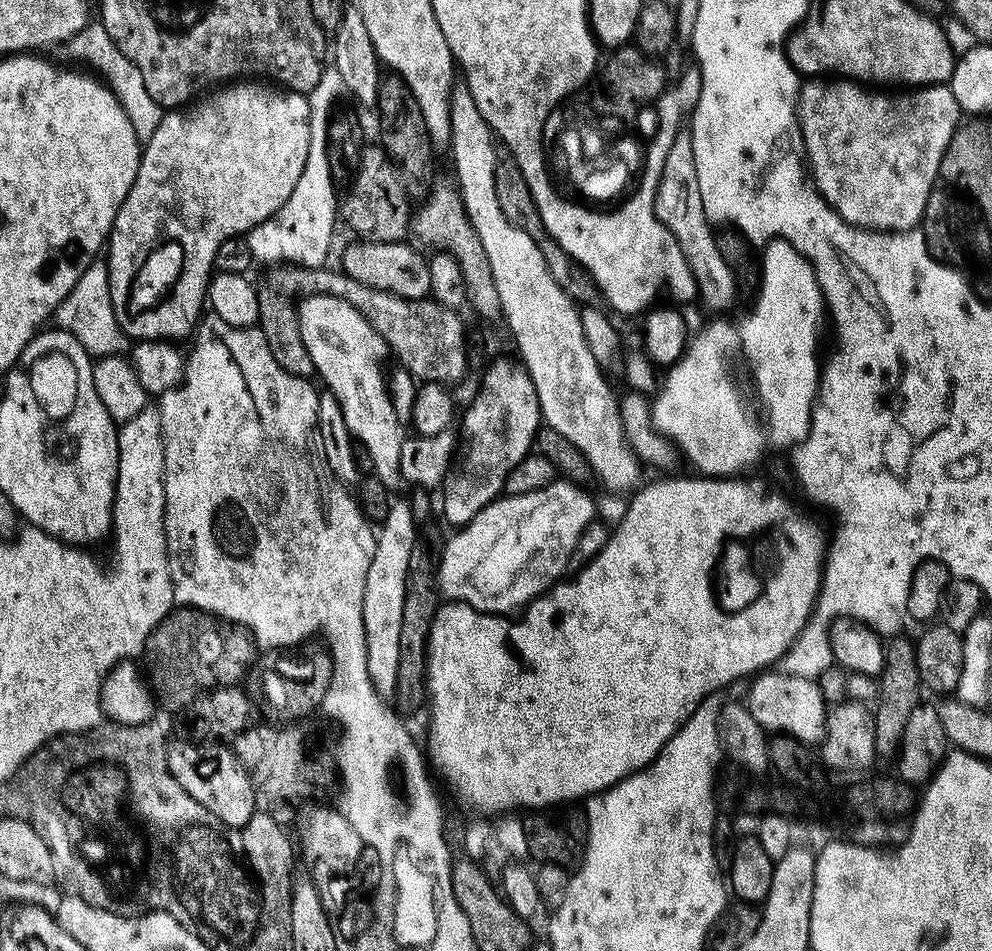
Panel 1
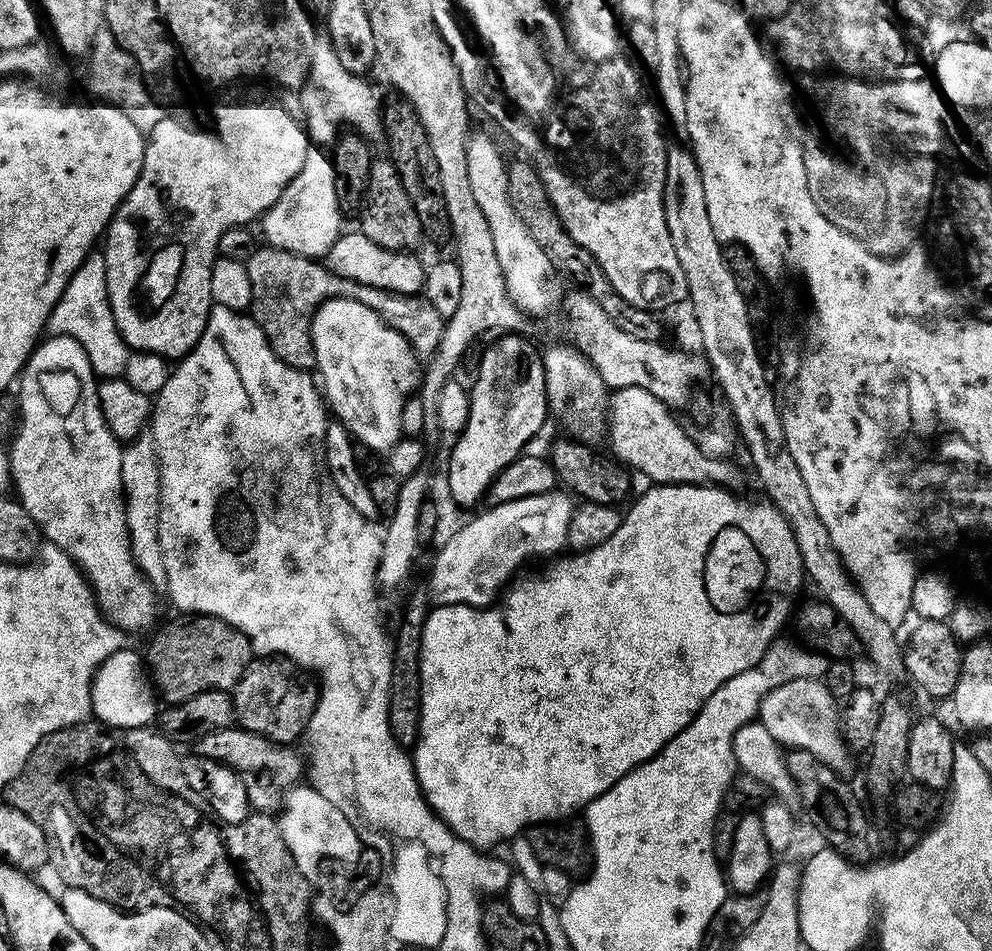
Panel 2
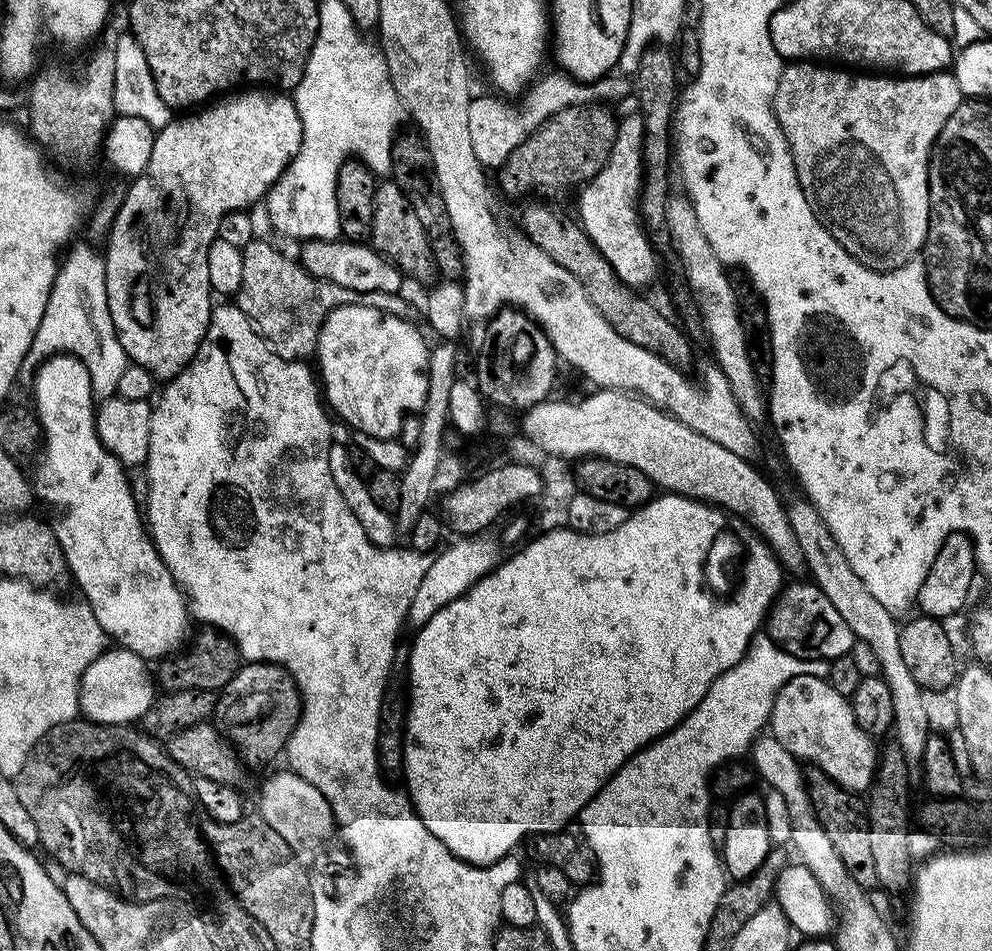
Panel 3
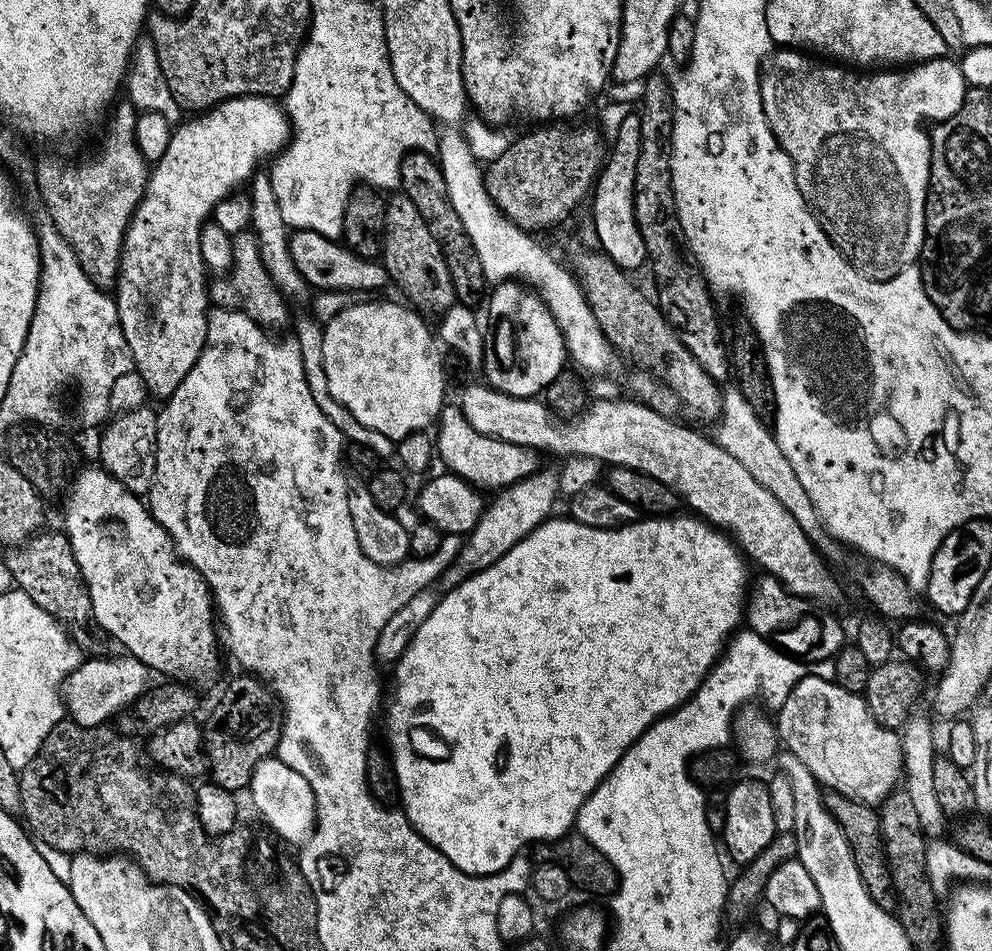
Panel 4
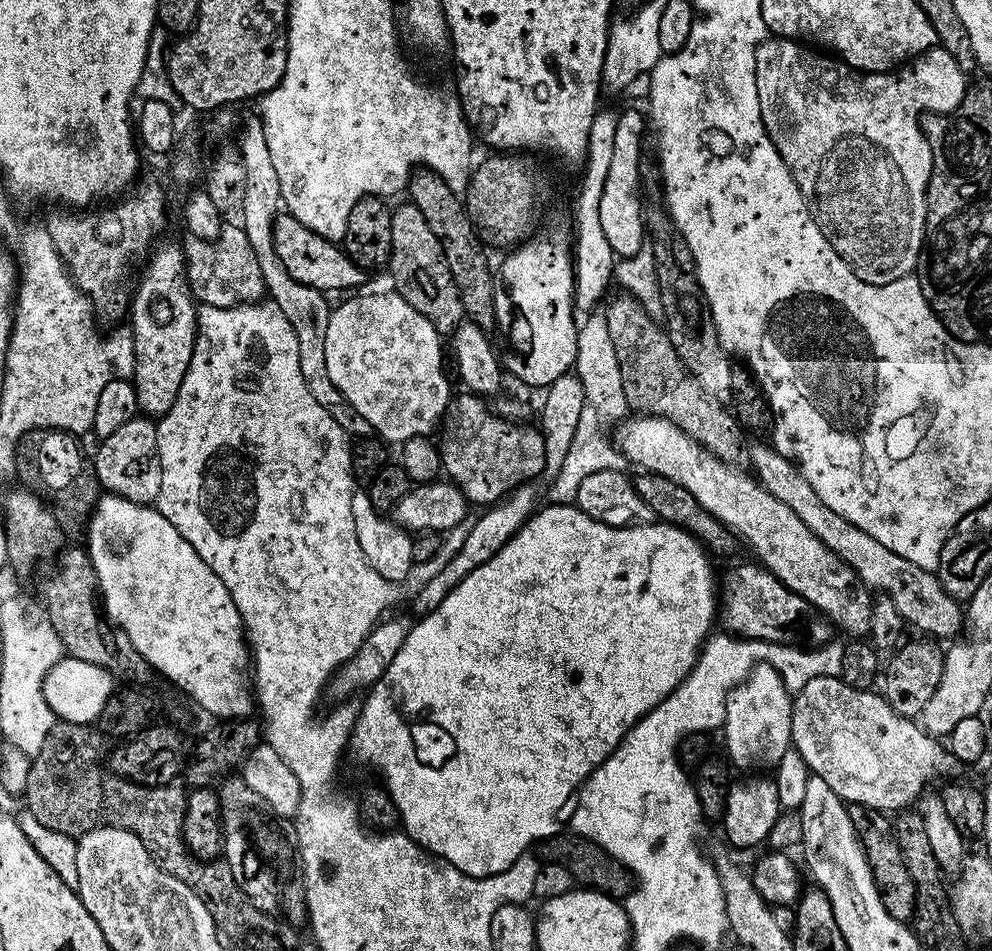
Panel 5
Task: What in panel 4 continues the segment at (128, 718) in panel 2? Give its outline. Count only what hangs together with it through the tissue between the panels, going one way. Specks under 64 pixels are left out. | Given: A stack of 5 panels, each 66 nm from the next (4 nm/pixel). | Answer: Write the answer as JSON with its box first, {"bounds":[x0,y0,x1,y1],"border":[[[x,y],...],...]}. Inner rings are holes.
{"bounds":[62,654,150,726],"border":[[[120,654],[117,660],[85,659],[69,674],[62,689],[62,699],[67,715],[82,726],[107,725],[117,712],[135,704],[150,687],[150,670],[133,656]]]}

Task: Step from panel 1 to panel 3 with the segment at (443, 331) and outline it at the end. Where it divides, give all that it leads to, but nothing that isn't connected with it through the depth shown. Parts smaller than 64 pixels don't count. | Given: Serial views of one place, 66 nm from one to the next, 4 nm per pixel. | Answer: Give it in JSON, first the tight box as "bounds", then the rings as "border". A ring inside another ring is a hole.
{"bounds":[235,239,410,362],"border":[[[252,239],[242,251],[244,281],[236,291],[235,307],[240,308],[253,325],[258,326],[260,335],[268,341],[272,352],[284,360],[304,362],[315,357],[320,328],[335,308],[362,305],[393,313],[395,316],[407,317],[410,314],[410,306],[401,293],[350,290],[350,286],[338,286],[338,282],[316,278],[303,268],[299,259],[292,257],[291,260],[268,240]]]}

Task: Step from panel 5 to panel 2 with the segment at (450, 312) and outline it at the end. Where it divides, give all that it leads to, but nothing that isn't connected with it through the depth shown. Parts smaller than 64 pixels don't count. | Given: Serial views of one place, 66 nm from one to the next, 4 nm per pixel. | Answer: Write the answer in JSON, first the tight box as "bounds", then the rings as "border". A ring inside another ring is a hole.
{"bounds":[359,159,422,252],"border":[[[373,159],[368,174],[368,189],[364,192],[364,202],[359,209],[359,231],[370,238],[378,246],[391,252],[406,252],[415,249],[415,244],[422,240],[420,219],[414,210],[414,202],[410,202],[410,194],[402,186],[402,178],[398,178],[398,170],[391,159]]]}

